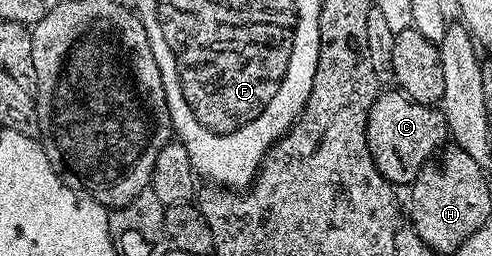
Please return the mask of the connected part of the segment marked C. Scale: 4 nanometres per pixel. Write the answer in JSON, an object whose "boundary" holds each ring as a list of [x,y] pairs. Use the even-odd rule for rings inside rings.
{"boundary":[[[383,90],[372,105],[368,113],[366,140],[378,172],[389,183],[409,185],[422,172],[422,168],[439,154],[440,148],[447,142],[446,118],[442,116],[441,110],[418,104],[401,90],[393,90]]]}

